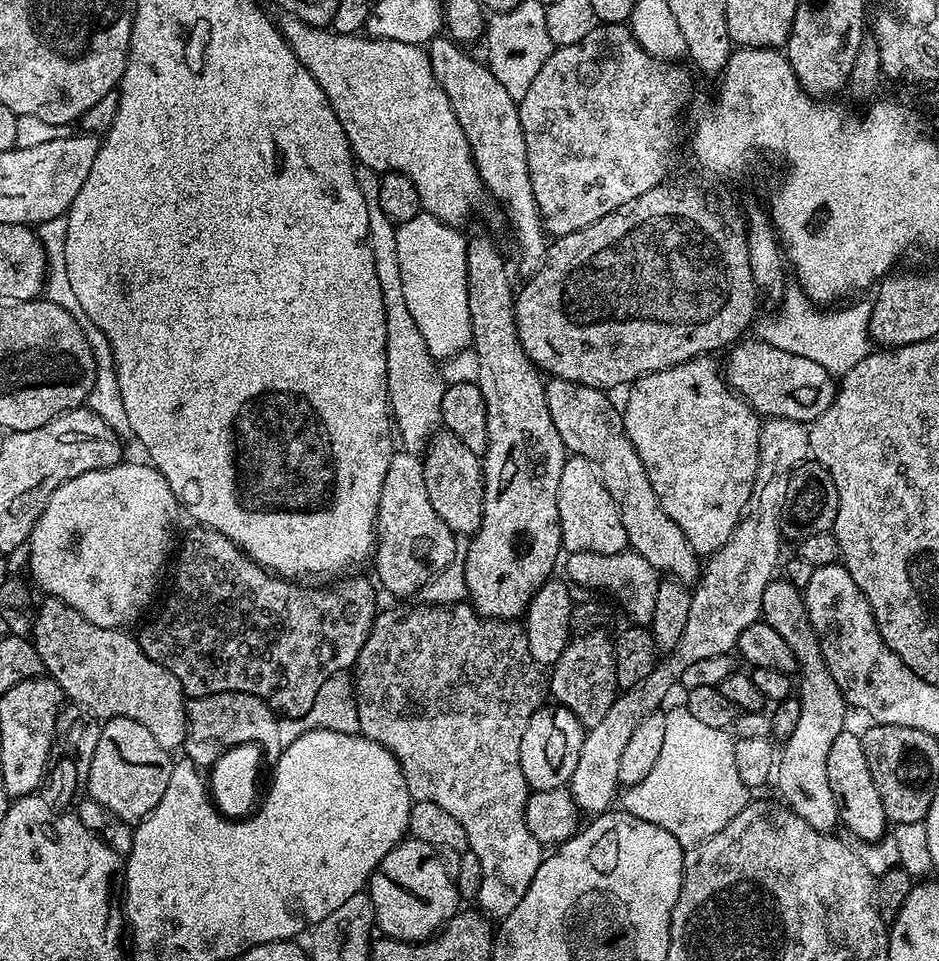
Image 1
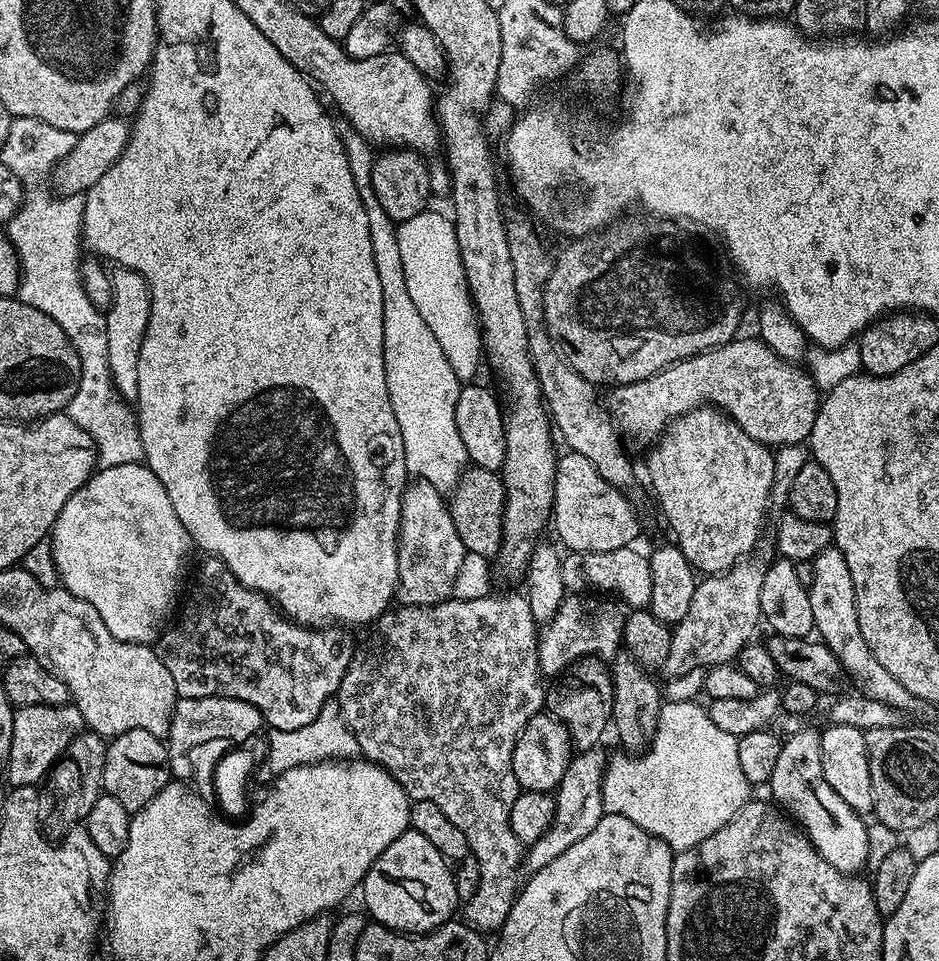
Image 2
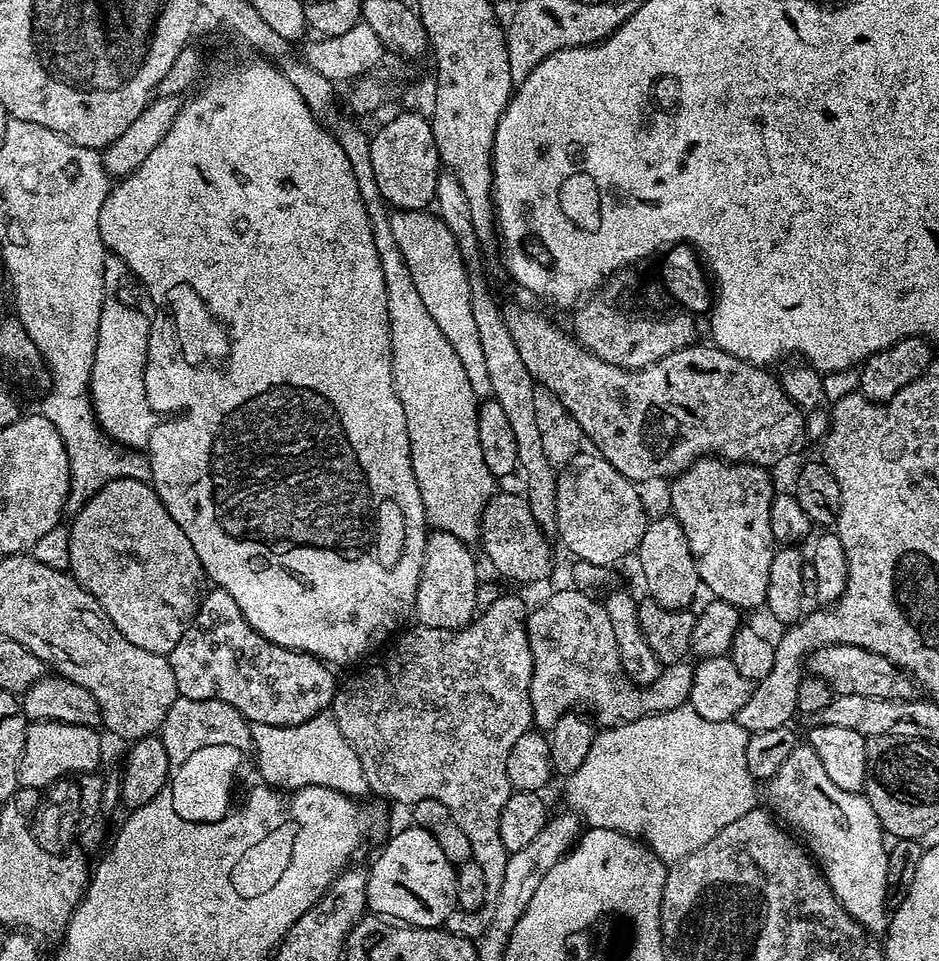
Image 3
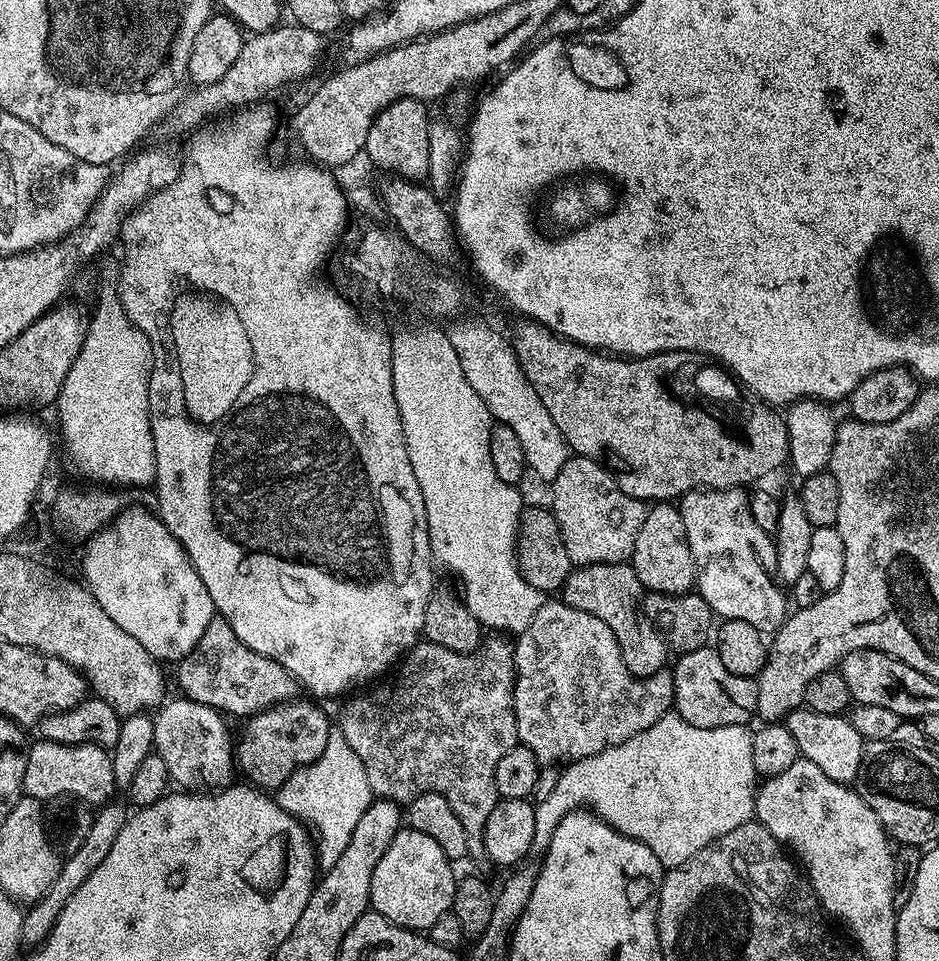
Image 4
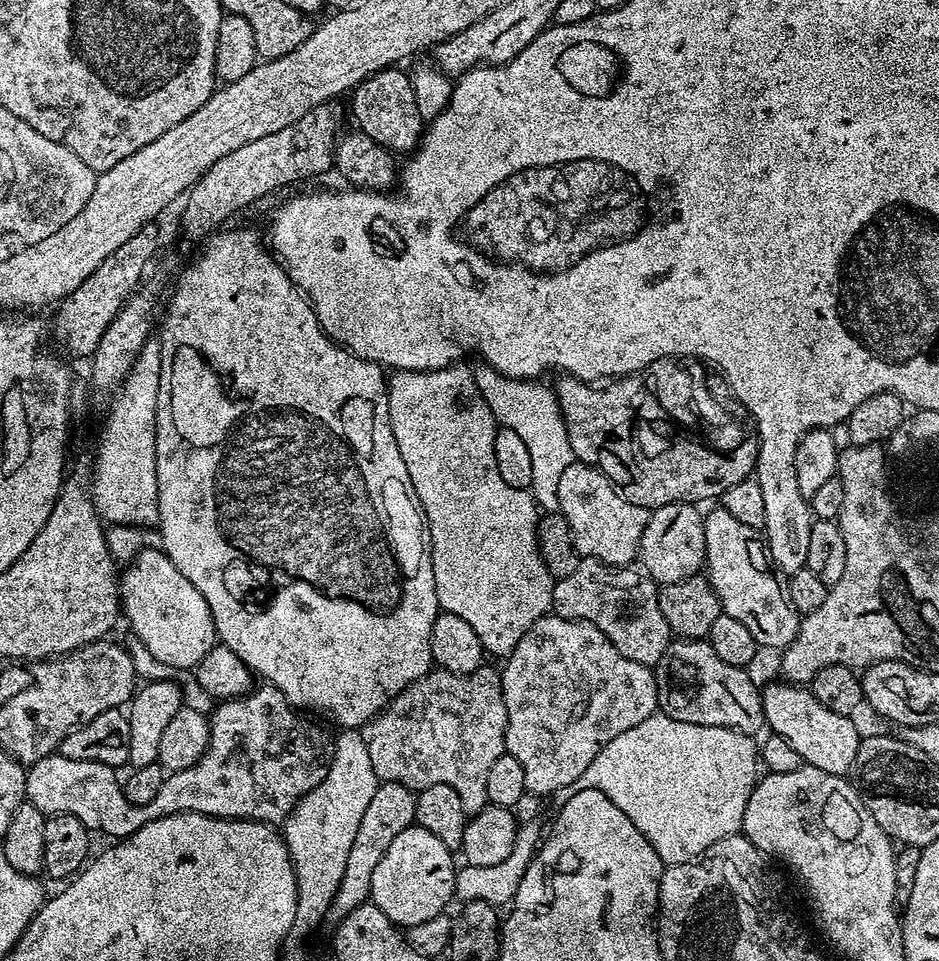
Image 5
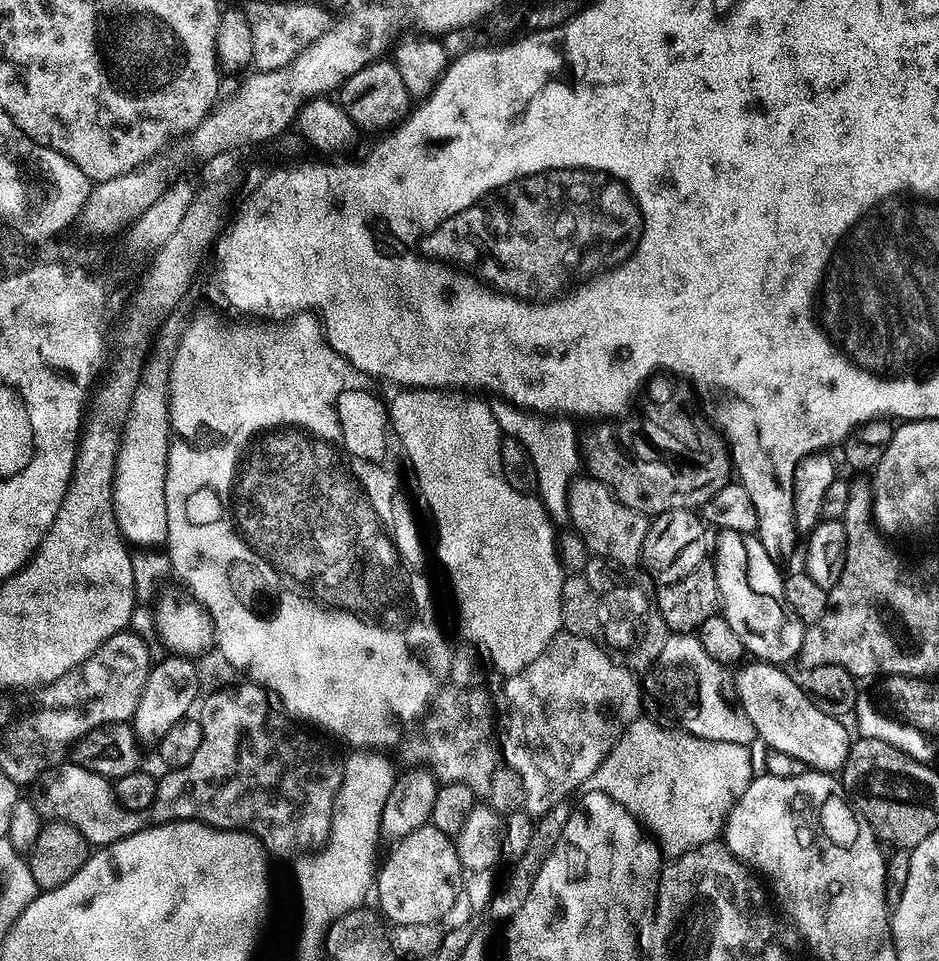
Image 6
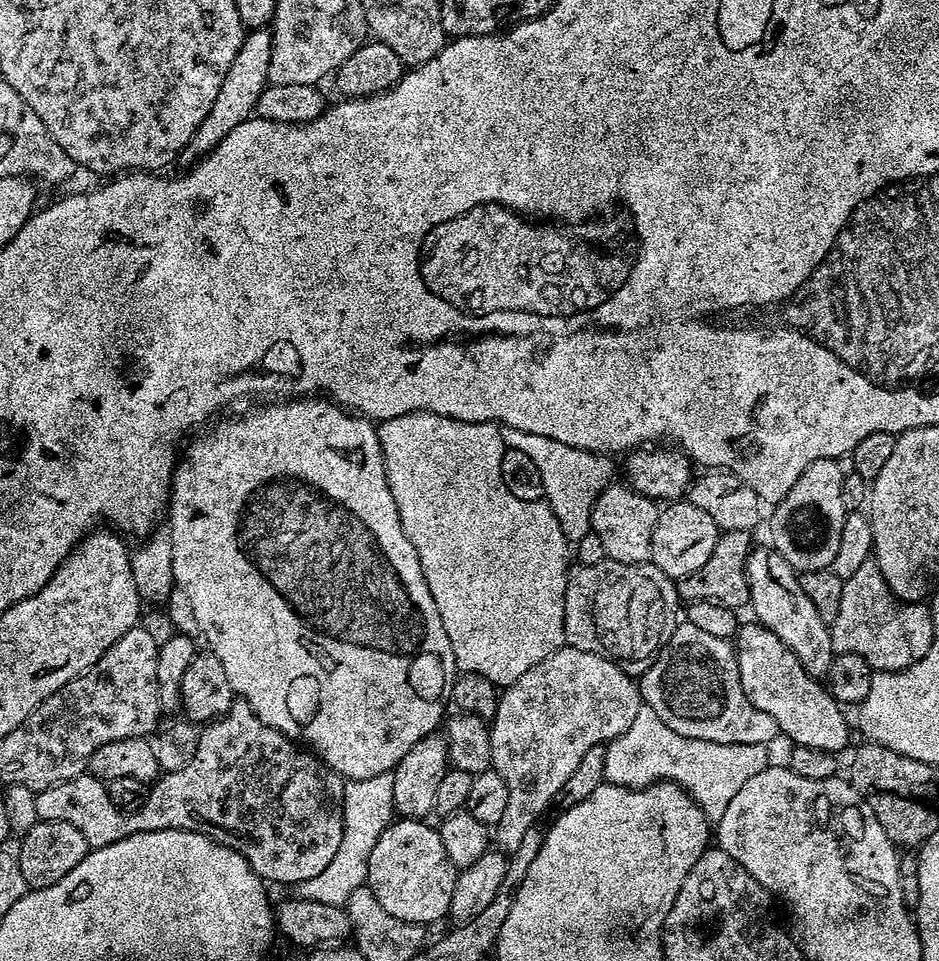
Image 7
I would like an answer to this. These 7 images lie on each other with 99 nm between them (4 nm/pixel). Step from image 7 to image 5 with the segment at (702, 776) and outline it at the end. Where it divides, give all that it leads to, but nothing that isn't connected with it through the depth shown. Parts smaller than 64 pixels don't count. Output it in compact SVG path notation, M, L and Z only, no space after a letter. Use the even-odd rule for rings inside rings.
M657 710L650 718L646 718L646 722L638 722L638 726L626 730L626 734L618 734L618 738L614 738L614 742L606 742L606 746L602 746L602 750L598 750L598 758L594 758L594 762L590 762L590 766L586 766L584 773L576 779L575 787L602 790L602 794L606 794L606 798L610 798L610 802L614 802L614 806L618 806L618 810L622 810L622 814L626 814L626 818L630 818L630 822L634 822L638 834L642 834L642 838L646 838L646 842L650 842L650 846L654 846L658 858L664 865L681 864L687 860L693 860L695 856L700 856L707 848L714 846L714 842L727 836L735 836L743 829L746 802L758 779L758 771L756 772L758 744L757 741L752 740L755 739L746 732L736 732L732 728L678 722Z

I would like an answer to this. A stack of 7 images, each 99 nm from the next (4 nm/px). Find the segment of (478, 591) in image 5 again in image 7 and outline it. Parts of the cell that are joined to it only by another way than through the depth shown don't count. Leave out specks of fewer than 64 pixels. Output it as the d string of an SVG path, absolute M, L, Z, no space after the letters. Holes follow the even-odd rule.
M407 412L398 418L383 421L378 431L390 494L394 494L402 530L406 538L410 538L414 550L418 552L418 562L422 562L422 574L426 578L426 586L430 586L434 606L438 606L438 614L442 618L446 638L450 638L457 669L461 673L476 672L497 686L512 684L518 678L522 678L526 670L538 666L549 654L565 647L564 599L570 567L568 561L570 541L562 534L562 526L558 526L558 518L554 518L554 510L550 510L550 506L544 500L526 502L510 494L506 482L502 482L502 454L506 447L504 434L501 425L495 422L462 422L433 412Z

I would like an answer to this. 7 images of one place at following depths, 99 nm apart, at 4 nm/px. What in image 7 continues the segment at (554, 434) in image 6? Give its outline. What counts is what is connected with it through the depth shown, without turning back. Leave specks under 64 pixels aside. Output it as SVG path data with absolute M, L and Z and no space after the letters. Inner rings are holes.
M504 428L505 445L514 450L522 450L534 466L538 466L538 474L542 474L542 486L544 487L544 500L554 510L554 518L558 518L558 526L562 526L562 534L570 542L580 541L586 538L586 534L592 531L592 507L602 490L606 490L614 482L612 476L616 468L612 465L613 457L608 454L587 452L574 446L566 446L566 442L554 442L554 438L546 438L542 434L526 434L526 430L514 430Z

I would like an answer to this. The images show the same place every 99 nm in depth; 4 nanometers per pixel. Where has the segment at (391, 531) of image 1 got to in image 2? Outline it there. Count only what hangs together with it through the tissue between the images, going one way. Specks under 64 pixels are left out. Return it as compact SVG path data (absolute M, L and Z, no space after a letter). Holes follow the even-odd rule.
M421 479L409 483L404 489L398 550L398 600L401 605L441 604L456 591L456 579L462 570L465 549L451 520L449 505L440 496L443 496L441 489Z

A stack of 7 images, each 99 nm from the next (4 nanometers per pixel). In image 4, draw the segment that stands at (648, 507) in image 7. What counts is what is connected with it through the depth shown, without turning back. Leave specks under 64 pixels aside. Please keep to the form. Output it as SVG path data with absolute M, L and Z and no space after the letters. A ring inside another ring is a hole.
M569 455L562 470L558 470L558 478L551 481L550 488L550 509L556 516L573 565L622 564L631 557L634 538L638 538L638 530L642 530L646 504L619 488L603 464L588 456Z

